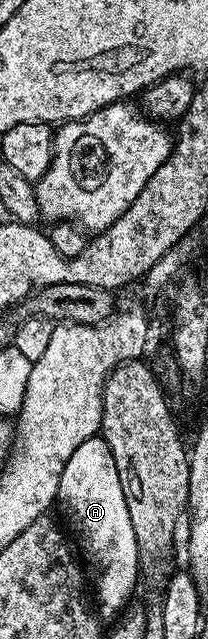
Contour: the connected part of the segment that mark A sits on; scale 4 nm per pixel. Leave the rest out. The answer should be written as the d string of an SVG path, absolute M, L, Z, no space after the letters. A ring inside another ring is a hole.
M102 437L87 439L74 449L70 456L70 461L66 461L66 469L62 469L62 481L58 485L56 494L58 511L64 514L63 522L68 522L67 530L76 534L75 546L80 546L79 554L84 554L83 562L92 566L90 571L90 583L96 586L94 599L104 606L104 611L112 615L115 611L120 611L128 603L128 598L132 595L132 590L136 587L136 578L142 569L140 550L138 549L138 537L134 535L134 521L130 519L130 509L126 505L126 493L122 493L122 481L118 481L118 465L114 465L114 453L110 453L110 445Z

